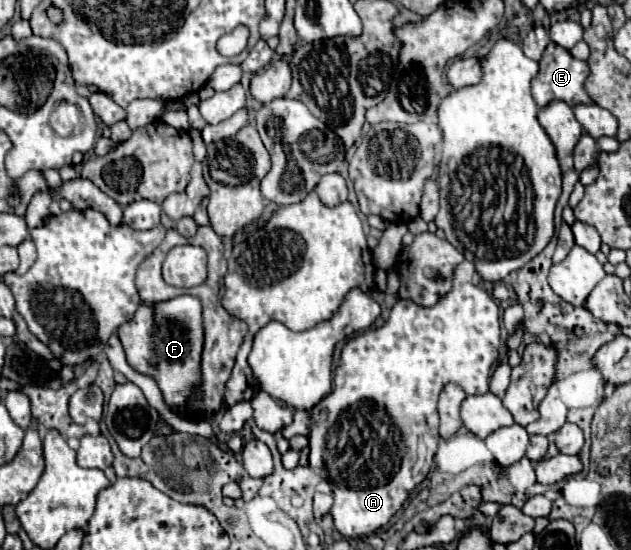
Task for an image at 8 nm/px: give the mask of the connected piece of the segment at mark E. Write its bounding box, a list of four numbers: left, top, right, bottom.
[532,43,594,107]

